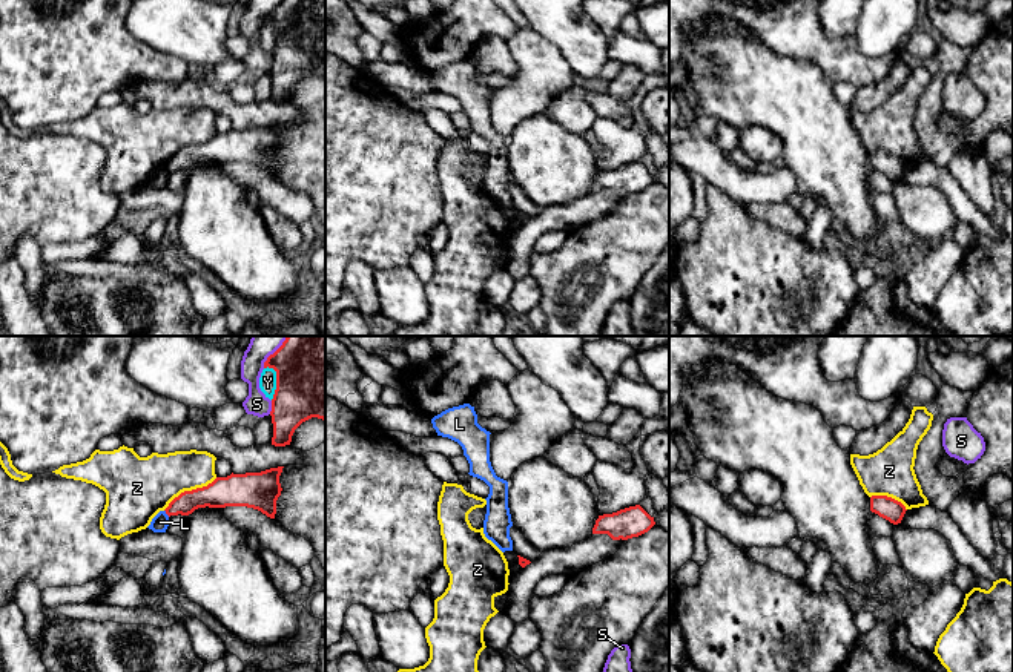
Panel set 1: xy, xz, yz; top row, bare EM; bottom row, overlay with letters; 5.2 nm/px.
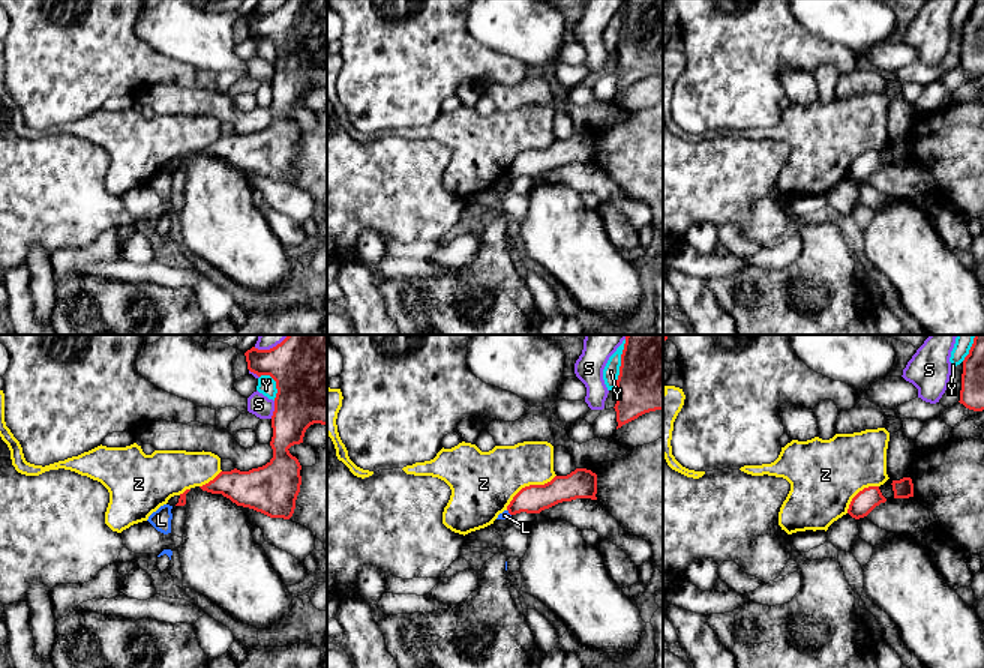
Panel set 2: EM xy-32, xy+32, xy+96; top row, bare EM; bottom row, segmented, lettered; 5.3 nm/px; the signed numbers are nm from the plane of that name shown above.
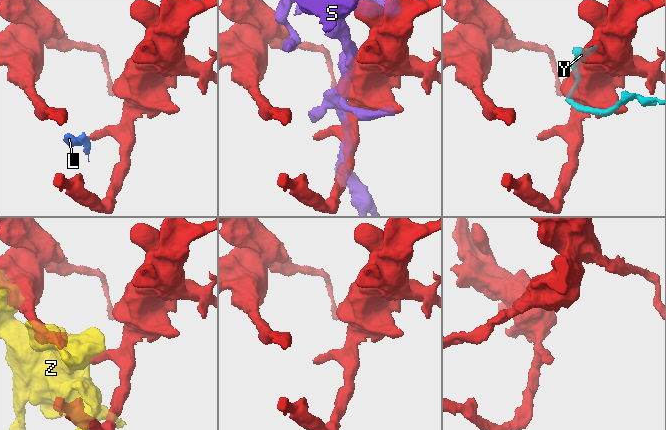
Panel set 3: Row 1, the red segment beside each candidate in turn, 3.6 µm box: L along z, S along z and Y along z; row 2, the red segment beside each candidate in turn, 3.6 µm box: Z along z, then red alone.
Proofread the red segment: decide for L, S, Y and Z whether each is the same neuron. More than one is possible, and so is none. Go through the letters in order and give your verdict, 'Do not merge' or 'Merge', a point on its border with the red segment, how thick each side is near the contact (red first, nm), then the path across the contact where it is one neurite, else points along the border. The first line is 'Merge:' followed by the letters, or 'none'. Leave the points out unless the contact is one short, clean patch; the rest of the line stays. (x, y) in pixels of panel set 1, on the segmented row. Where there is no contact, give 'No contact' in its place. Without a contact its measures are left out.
Merge: none
L: Do not merge. Touches red at xy (166, 513). Thickness 120 nm (red) against 90 nm. Boundary: xy (164, 510), (169, 516)
S: Do not merge. Touches red at xy (272, 407). Thickness 380 nm (red) against 120 nm
Y: Do not merge. Touches red at xy (277, 382). Thickness 500 nm (red) against 100 nm
Z: Do not merge. Touches red at xy (189, 491). Thickness 180 nm (red) against 320 nm

